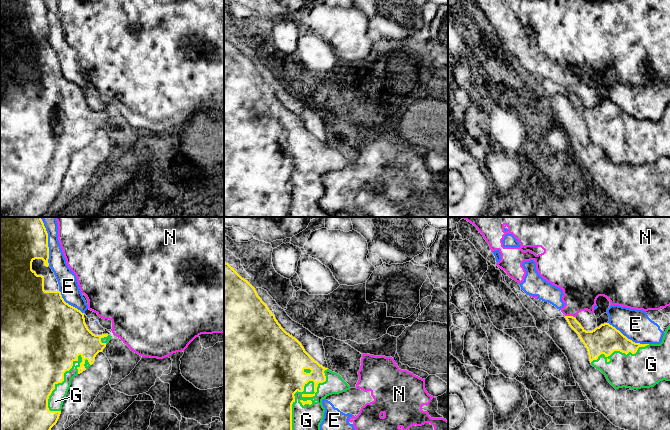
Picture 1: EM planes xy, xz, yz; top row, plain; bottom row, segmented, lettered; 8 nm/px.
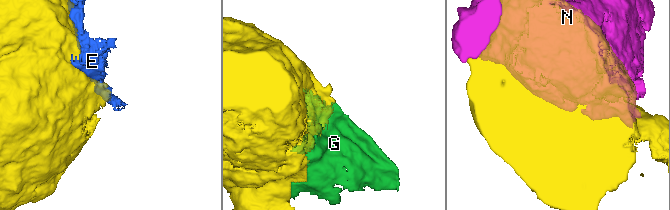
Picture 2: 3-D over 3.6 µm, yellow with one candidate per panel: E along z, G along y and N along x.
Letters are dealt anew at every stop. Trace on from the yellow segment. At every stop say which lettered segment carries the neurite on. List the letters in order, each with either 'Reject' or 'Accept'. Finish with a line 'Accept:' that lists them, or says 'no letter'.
E: Reject
G: Accept
N: Reject
Accept: G

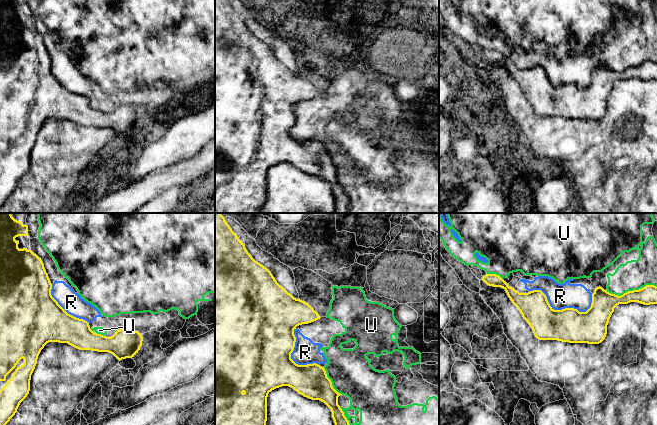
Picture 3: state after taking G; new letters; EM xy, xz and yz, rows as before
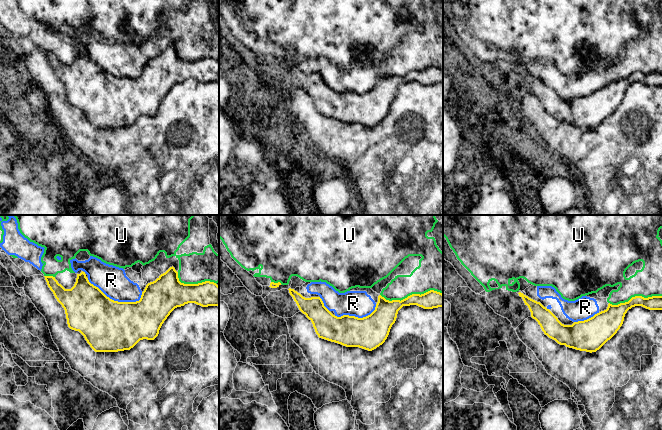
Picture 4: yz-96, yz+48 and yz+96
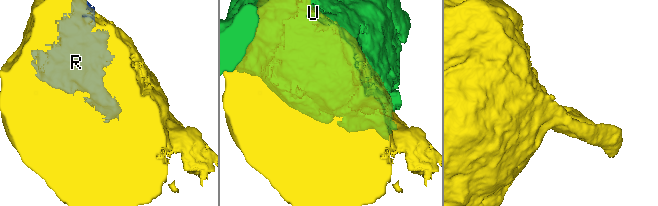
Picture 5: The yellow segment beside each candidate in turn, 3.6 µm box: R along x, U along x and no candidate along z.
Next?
R: Reject
U: Reject
Accept: no letter

